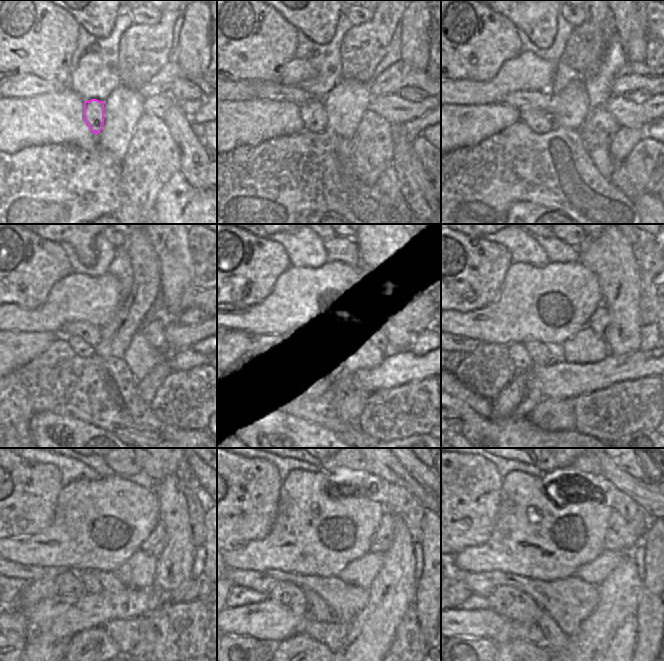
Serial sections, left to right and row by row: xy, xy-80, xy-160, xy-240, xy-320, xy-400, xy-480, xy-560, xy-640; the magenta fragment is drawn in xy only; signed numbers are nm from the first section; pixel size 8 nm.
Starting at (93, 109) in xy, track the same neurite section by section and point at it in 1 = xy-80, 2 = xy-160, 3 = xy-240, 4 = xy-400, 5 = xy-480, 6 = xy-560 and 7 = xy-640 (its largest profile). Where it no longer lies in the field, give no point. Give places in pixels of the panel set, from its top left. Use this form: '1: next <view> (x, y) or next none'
1: next xy-80 (312, 113)
2: next xy-160 (539, 121)
3: next xy-240 (78, 344)
4: next xy-400 (518, 353)
5: next xy-480 (68, 584)
6: next xy-560 (288, 595)
7: next xy-640 (510, 603)

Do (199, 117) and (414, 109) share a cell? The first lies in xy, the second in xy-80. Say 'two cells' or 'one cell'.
two cells

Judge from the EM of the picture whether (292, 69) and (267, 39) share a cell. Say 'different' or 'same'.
different

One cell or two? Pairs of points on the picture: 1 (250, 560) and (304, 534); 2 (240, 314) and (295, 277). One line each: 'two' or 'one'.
1: one
2: one

